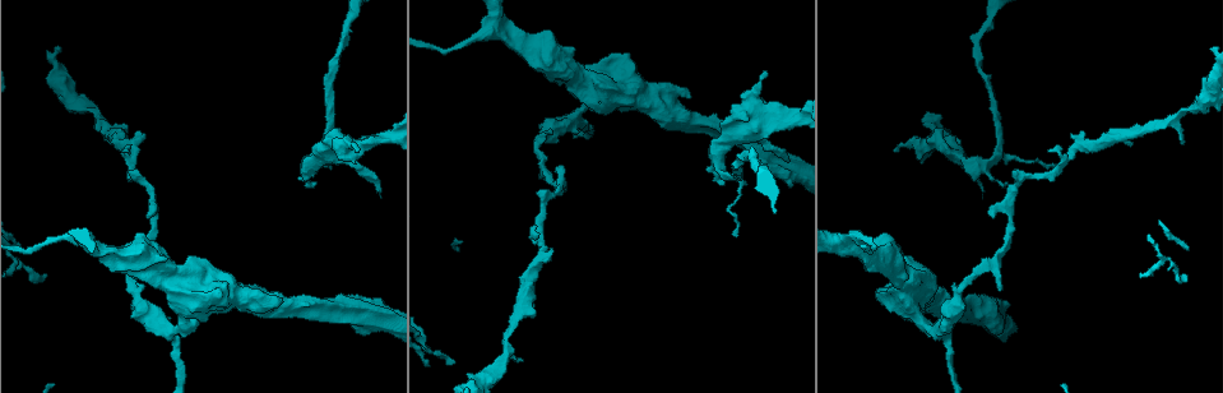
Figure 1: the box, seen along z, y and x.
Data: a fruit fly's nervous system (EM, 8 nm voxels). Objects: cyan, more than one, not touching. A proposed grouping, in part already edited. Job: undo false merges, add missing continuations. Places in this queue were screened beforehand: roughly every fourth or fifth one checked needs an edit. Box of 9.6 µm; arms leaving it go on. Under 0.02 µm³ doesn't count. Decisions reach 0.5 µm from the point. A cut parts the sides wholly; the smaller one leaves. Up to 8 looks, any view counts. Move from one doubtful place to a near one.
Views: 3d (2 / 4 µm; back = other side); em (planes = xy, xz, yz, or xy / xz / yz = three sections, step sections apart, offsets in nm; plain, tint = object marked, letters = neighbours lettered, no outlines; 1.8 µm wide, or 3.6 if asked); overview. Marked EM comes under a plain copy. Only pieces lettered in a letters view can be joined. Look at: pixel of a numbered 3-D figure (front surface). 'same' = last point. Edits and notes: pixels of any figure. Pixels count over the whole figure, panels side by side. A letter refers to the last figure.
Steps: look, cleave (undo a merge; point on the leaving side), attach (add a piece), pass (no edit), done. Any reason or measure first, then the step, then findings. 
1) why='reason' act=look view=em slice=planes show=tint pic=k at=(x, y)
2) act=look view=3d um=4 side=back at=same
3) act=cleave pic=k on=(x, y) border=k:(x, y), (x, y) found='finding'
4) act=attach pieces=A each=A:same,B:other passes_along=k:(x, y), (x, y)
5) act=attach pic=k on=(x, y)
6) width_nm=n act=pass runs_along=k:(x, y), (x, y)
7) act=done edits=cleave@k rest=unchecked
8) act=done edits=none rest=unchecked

why='free end' act=look view=3d um=4 pic=1 at=(324, 166)

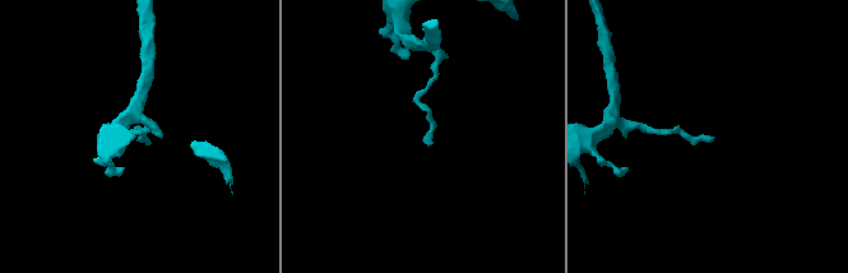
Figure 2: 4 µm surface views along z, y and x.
why='shape alone is not enough' act=look view=em slice=yz step=4 show=letters pic=2 at=(428, 146)

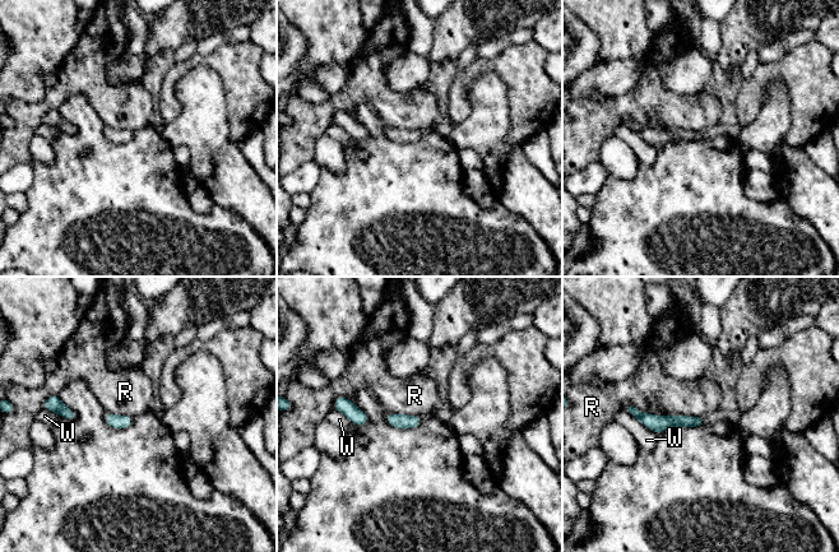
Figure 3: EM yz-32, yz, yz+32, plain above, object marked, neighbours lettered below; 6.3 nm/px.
longest_contact=W:260nm act=pass each=R:other,W:other found='no lettered piece goes on from it'

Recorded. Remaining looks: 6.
why='an open end' act=look view=em slice=yz step=4 show=tint pic=1 at=(787, 161)

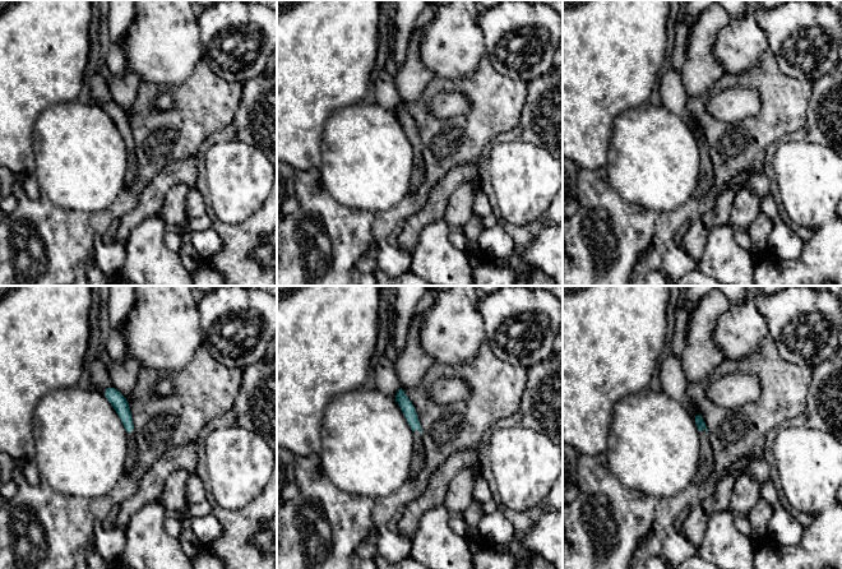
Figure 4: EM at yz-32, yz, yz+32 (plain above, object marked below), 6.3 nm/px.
why='another direction' act=look view=em slice=planes show=letters at=same

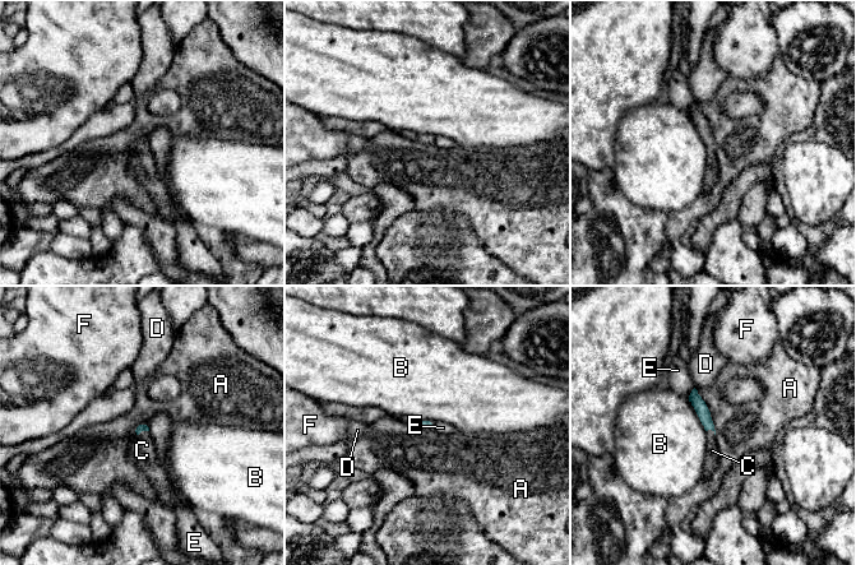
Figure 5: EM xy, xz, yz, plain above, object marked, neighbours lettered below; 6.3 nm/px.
act=attach pieces=C each=A:other,B:other,C:same,D:other,E:other,F:other passes_along=5:(701, 407), (712, 430), (712, 450) found='the neuron continues'

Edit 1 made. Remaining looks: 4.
why='an open end' act=look view=3d um=2 pic=1 at=(356, 152)

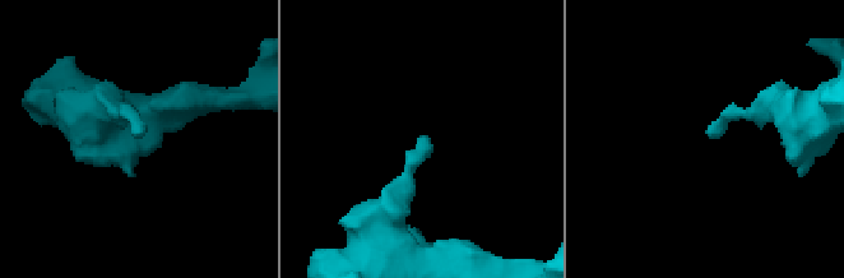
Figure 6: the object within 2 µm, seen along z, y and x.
why='now the EM' act=look view=em um=3.6 slice=xz step=8 show=letters pic=6 at=(426, 141)

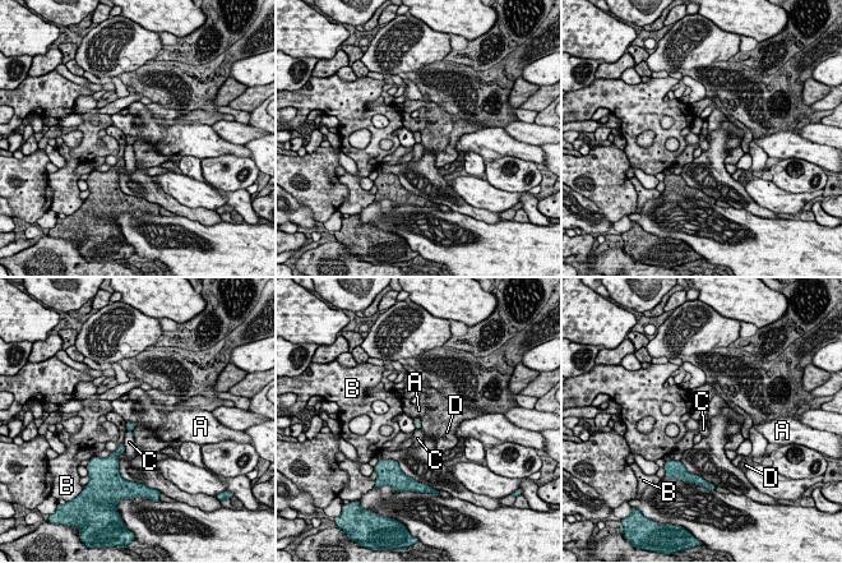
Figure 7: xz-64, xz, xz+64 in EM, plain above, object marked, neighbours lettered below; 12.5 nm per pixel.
act=look view=em um=3.6 slice=planes show=letters at=same

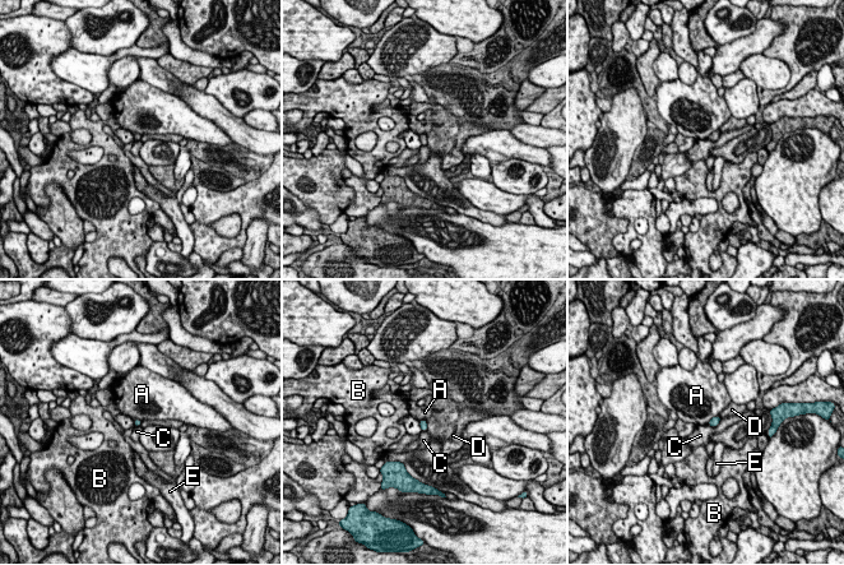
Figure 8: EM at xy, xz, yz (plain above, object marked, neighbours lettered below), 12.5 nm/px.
act=pass each=A:other,B:other,C:other,D:other,E:other border=8:(718, 415), (706, 424) found='no lettered piece goes on from it'

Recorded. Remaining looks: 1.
act=done edits=attach@5 rest=unchecked

